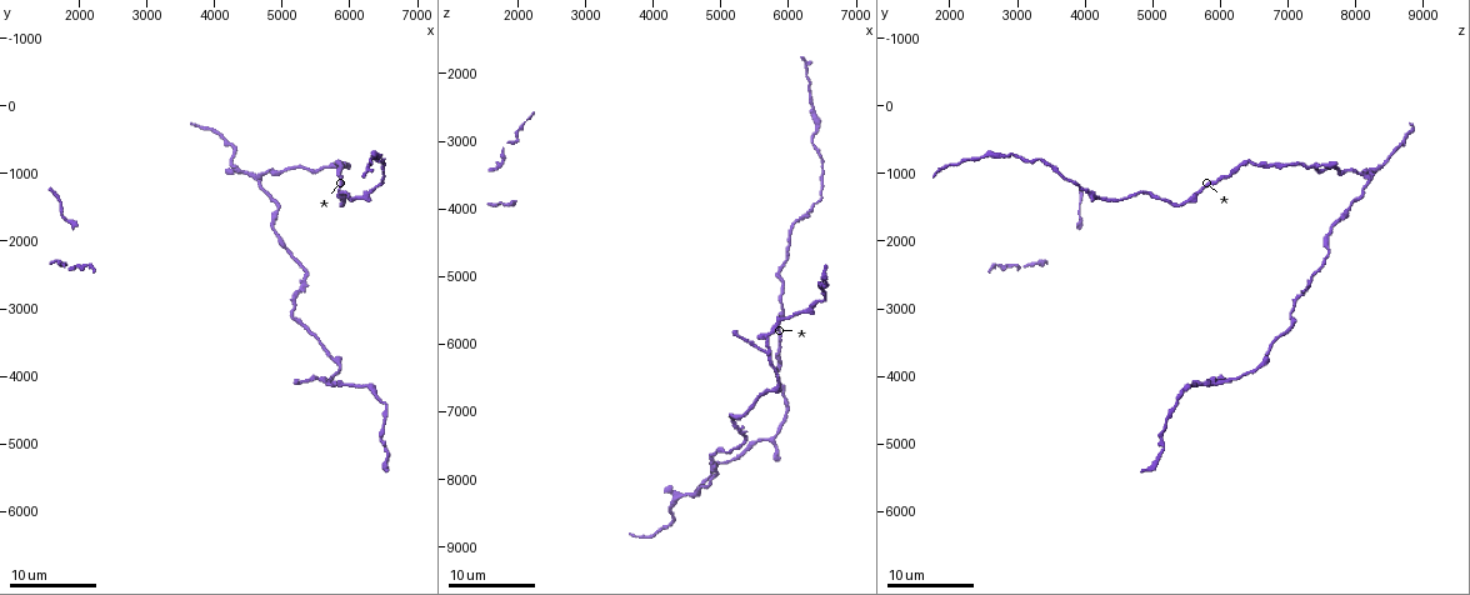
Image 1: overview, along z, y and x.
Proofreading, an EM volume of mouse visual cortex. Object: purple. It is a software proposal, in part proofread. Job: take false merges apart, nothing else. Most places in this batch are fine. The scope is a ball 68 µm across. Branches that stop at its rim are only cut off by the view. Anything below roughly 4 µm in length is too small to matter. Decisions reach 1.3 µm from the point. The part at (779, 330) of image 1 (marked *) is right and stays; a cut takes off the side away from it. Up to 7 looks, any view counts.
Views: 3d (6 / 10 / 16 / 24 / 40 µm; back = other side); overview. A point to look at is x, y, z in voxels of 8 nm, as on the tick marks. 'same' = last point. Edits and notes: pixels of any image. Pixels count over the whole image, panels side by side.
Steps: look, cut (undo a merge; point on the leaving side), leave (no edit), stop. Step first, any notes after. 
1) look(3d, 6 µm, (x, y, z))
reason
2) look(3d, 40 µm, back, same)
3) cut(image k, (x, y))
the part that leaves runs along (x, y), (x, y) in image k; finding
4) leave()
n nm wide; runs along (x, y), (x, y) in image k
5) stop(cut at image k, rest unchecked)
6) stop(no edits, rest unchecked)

look(3d, 10 µm, (5350, 2550, 7350))
three arms meet

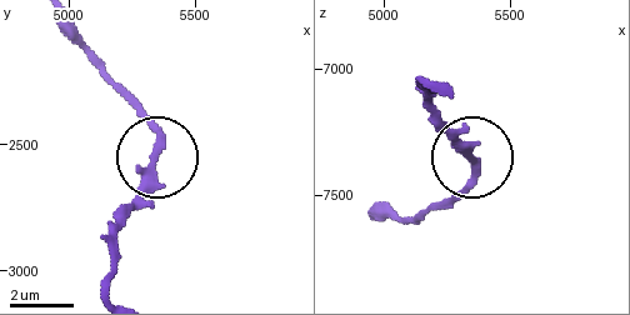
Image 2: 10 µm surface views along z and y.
leave()
runs along (58, 21), (153, 134), (155, 174), (125, 220) in image 2; continuous, no second cell

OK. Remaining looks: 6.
look(3d, 10 µm, (5700, 4050, 6100))
two arms in line, one across

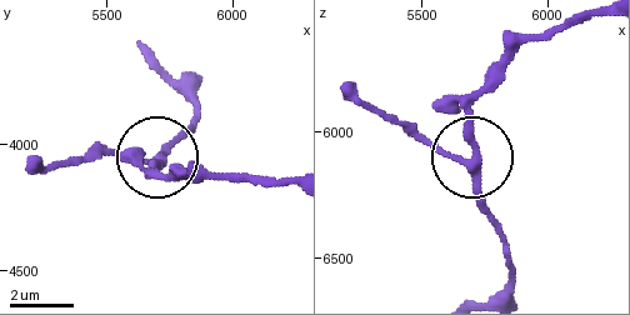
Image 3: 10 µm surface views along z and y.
leave()
250 nm wide; runs along (495, 290), (511, 266), (473, 161), (430, 148), (400, 124) in image 3; continuous, no second cell

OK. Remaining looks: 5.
look(3d, 6 µm, (4600, 1100, 8200))
a fork

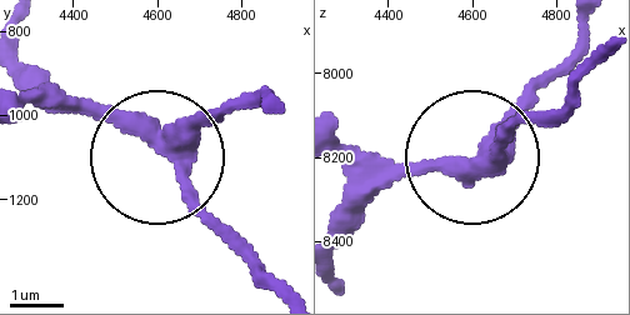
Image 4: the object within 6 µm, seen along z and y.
look(3d, 6 µm, back, (4645, 1090, 8215))

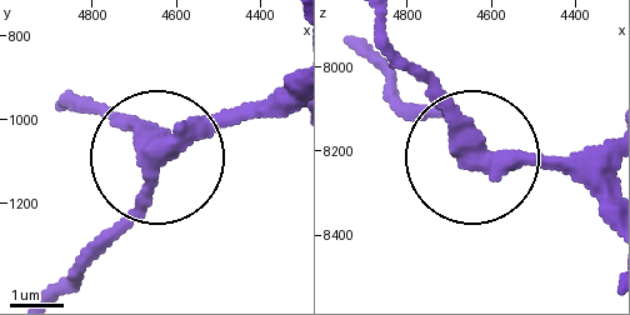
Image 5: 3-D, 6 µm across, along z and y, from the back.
leave()
side arm 13 µm; runs along (61, 104), (93, 104), (174, 154), (276, 91) in image 5; all the same cell

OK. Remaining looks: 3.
stop(no edits, rest unchecked)

